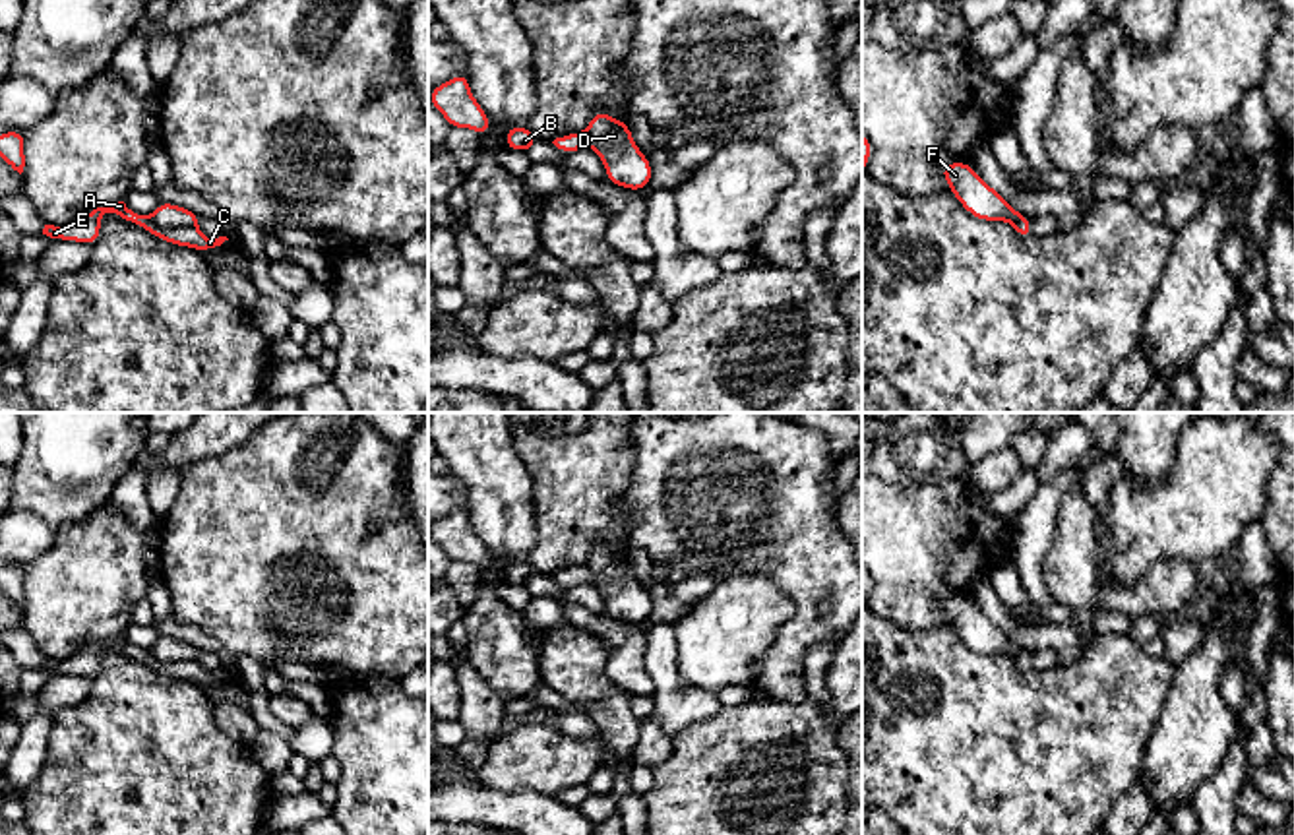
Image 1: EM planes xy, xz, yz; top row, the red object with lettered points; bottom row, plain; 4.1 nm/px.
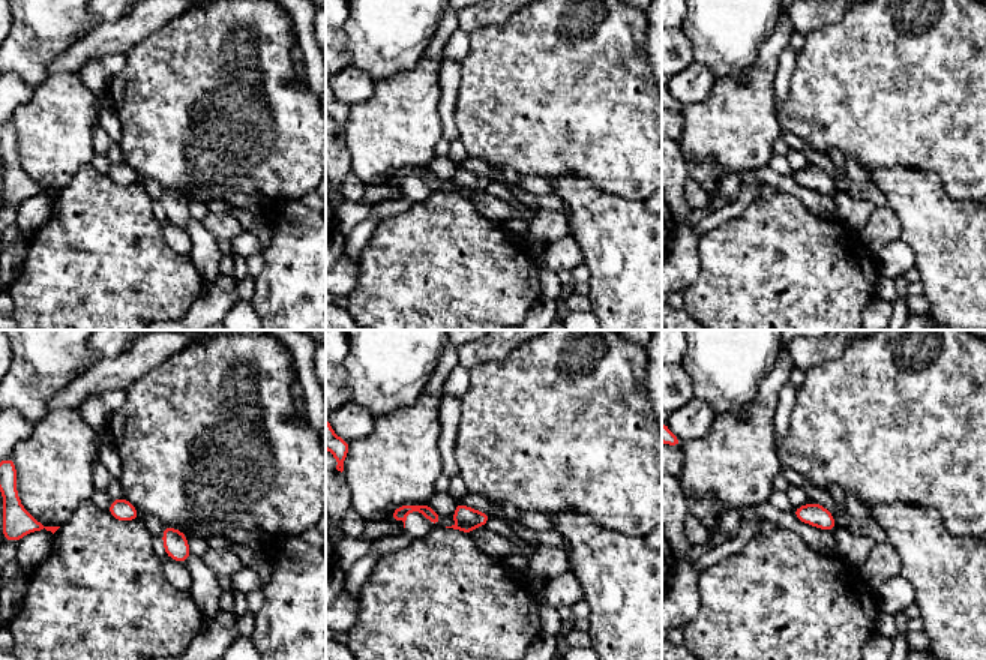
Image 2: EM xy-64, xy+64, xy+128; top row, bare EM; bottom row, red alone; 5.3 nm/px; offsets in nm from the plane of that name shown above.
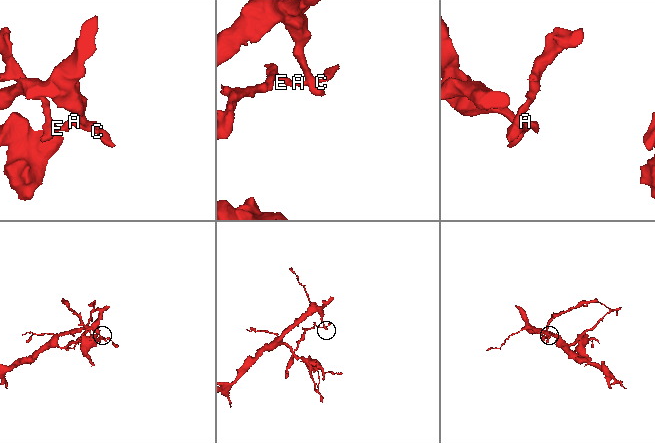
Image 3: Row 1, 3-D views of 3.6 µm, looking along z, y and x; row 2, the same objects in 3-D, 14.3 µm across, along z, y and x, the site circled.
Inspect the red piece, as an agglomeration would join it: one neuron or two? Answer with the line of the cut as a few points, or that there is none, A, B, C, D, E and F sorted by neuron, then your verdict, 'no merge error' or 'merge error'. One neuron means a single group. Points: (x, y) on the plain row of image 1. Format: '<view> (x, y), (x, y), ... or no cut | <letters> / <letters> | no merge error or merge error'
xy (150, 651), (161, 661), (196, 661) | A B C E / D F | merge error

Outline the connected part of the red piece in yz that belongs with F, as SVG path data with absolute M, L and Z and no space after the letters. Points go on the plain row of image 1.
M961 595L941 601L941 610L959 637L976 653L1017 659L1025 649L1013 643L978 606Z

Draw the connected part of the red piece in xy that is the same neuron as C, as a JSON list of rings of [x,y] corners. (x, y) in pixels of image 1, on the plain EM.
[[[124,635],[107,641],[95,641],[93,645],[77,651],[72,659],[45,659],[43,668],[54,674],[74,674],[93,680],[101,668],[101,651],[105,647],[114,647],[132,659],[143,661],[147,666],[165,676],[170,676],[174,680],[190,680],[194,684],[200,684],[201,688],[229,674],[227,670],[207,672],[198,665],[198,661],[161,663],[151,655],[151,651],[132,645]]]

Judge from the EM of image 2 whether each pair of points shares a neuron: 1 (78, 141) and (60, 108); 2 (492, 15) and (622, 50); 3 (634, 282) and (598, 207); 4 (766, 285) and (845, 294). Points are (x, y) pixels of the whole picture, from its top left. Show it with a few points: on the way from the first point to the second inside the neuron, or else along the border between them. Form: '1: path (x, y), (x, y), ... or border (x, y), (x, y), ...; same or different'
1: path (71, 134), (60, 123), (60, 116); same
2: border (511, 15), (500, 24), (480, 26), (474, 30); different
3: path (634, 264), (634, 255), (605, 225); same
4: path (785, 285), (791, 290), (826, 290); same

